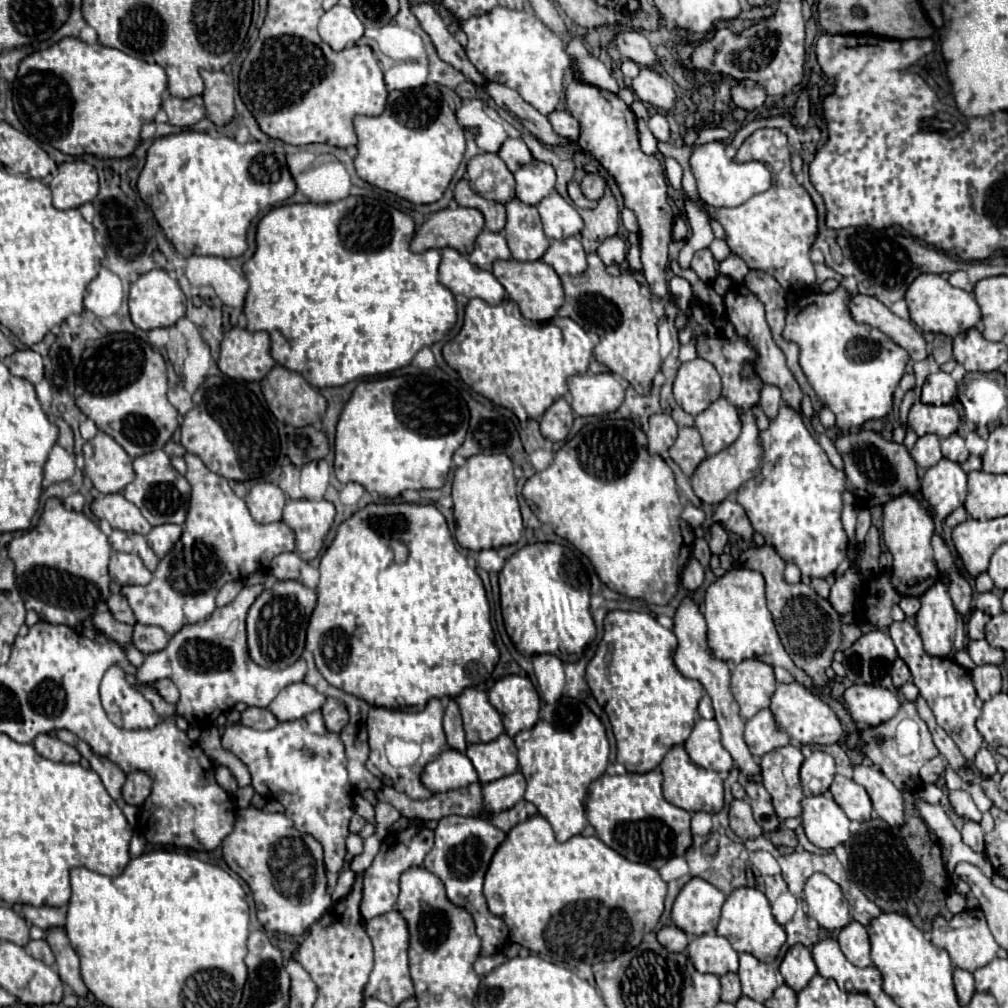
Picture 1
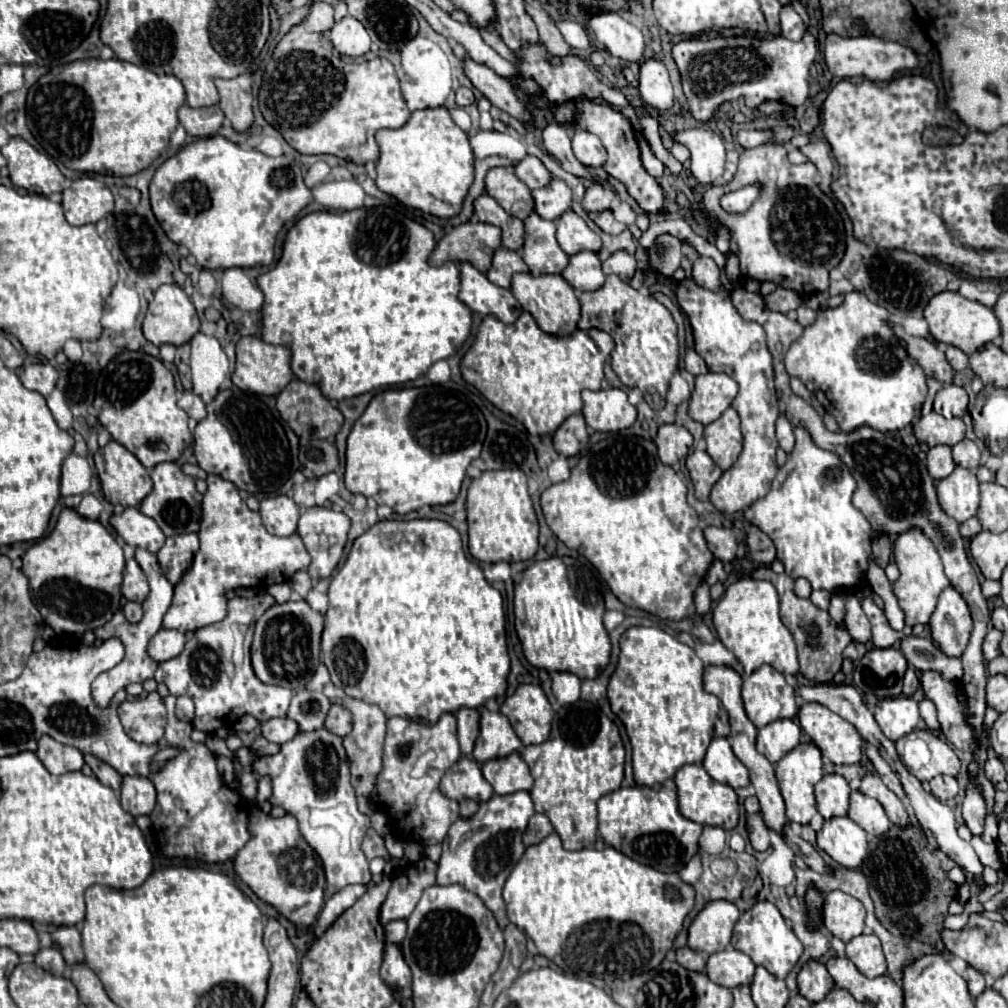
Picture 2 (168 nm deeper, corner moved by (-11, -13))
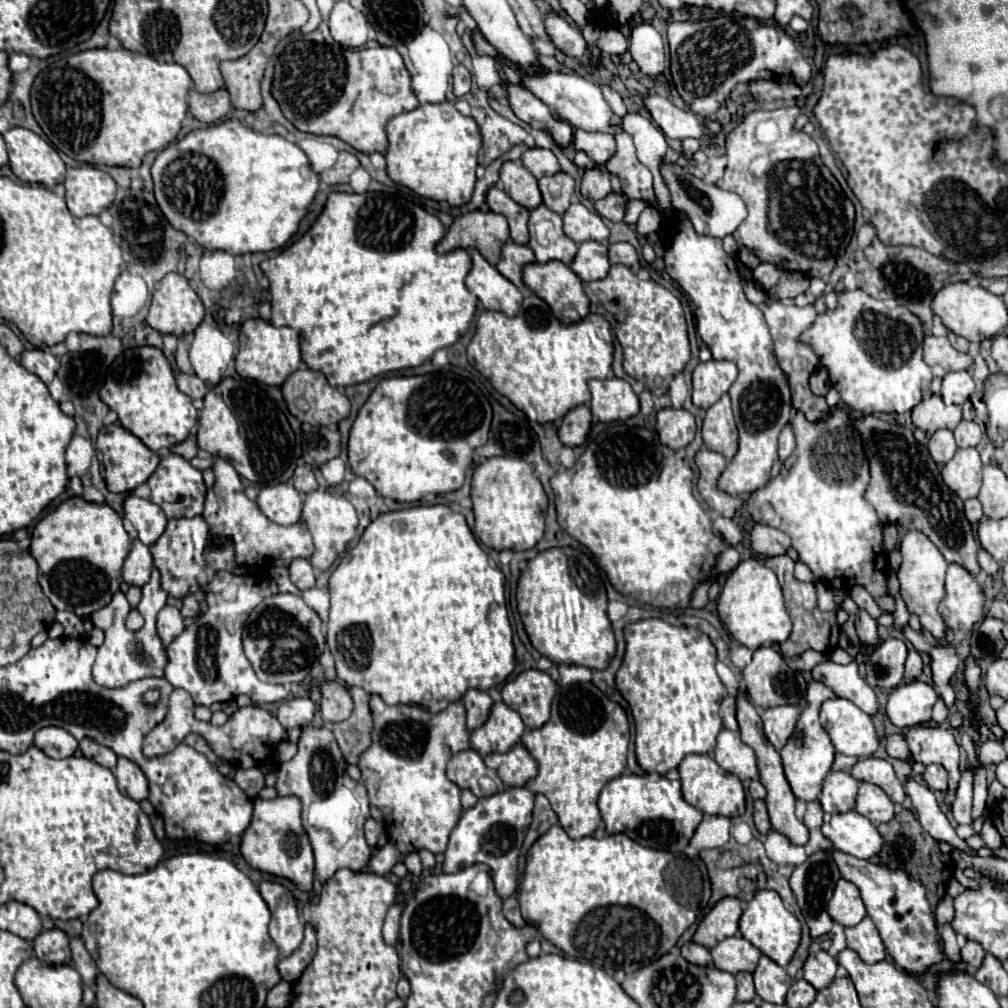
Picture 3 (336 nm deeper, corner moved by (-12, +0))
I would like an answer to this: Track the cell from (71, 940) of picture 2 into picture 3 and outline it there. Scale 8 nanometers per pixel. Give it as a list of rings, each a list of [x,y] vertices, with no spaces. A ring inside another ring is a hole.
[[[71,936],[71,960],[73,960],[73,966],[75,970],[81,974],[81,978],[87,982],[87,984],[95,984],[95,976],[97,976],[97,966],[93,962],[93,958],[89,956],[89,952],[85,950],[85,944],[81,938],[77,936]]]

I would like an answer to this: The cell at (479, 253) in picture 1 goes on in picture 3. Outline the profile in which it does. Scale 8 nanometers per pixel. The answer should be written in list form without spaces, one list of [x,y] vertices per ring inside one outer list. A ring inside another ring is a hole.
[[[507,240],[503,244],[503,252],[501,252],[501,258],[497,262],[497,270],[507,278],[511,280],[519,290],[525,292],[525,284],[521,280],[521,270],[525,264],[529,262],[535,262],[535,254],[529,246],[523,246],[523,244],[515,244],[513,240]]]

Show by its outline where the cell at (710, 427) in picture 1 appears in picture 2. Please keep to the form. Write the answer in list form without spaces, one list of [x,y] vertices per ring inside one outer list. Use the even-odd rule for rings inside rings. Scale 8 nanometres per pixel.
[[[728,407],[716,421],[704,427],[706,451],[714,459],[714,463],[726,471],[734,465],[742,449],[742,433],[740,433],[740,419],[738,413]]]

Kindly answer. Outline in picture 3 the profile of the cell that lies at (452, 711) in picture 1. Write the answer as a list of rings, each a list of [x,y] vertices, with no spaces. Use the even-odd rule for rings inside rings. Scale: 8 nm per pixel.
[[[469,690],[463,696],[463,704],[467,708],[467,730],[473,732],[475,728],[479,728],[487,720],[493,700],[483,690]]]

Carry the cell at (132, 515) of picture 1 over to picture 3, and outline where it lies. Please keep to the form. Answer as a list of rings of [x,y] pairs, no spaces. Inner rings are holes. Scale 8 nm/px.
[[[127,496],[123,502],[123,514],[125,518],[135,526],[139,540],[147,546],[151,546],[167,526],[167,518],[161,512],[161,508],[145,498],[139,496]]]

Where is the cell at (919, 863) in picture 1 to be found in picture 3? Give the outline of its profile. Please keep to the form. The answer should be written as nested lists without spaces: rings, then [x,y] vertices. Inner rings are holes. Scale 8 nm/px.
[[[901,810],[891,822],[877,824],[877,830],[881,832],[881,836],[885,840],[881,852],[877,854],[879,860],[881,860],[881,864],[887,866],[889,870],[899,870],[901,868],[913,880],[921,880],[921,884],[927,890],[927,898],[931,902],[931,908],[935,912],[939,900],[945,896],[947,882],[953,876],[953,870],[945,864],[945,856],[941,854],[937,842],[921,828],[919,820],[913,816],[911,810]]]

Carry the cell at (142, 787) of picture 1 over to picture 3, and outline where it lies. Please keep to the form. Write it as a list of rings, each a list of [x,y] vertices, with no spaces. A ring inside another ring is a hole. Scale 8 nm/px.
[[[119,758],[117,768],[119,768],[119,790],[125,796],[133,798],[135,802],[147,800],[149,798],[149,782],[147,782],[147,776],[141,772],[141,768],[127,758]]]

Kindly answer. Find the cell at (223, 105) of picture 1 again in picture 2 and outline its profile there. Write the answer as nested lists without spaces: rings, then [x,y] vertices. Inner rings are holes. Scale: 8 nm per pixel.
[[[252,71],[234,79],[216,79],[220,93],[220,109],[236,131],[246,131],[254,123],[252,113]]]

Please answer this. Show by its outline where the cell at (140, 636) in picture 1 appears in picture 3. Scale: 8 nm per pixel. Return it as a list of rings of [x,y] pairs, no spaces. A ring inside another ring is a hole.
[[[165,606],[157,616],[157,632],[165,646],[171,644],[173,638],[177,638],[185,630],[185,620],[179,614],[179,608]]]

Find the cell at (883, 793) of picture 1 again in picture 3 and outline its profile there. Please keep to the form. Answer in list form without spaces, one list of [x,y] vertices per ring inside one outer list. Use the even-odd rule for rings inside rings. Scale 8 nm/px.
[[[869,756],[869,758],[865,758],[865,760],[861,758],[861,760],[853,766],[853,772],[851,772],[851,774],[853,774],[853,778],[857,778],[857,780],[865,780],[865,782],[877,784],[877,786],[883,788],[885,794],[887,794],[893,802],[897,802],[897,804],[901,804],[901,802],[907,798],[901,780],[895,776],[895,770],[893,770],[893,766],[891,766],[887,760],[873,758],[873,756]]]

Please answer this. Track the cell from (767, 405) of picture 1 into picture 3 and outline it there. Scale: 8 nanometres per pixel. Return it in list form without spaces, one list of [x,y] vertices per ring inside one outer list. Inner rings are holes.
[[[787,424],[781,434],[779,434],[779,458],[781,462],[795,450],[795,436],[793,436],[793,428],[791,424]]]

